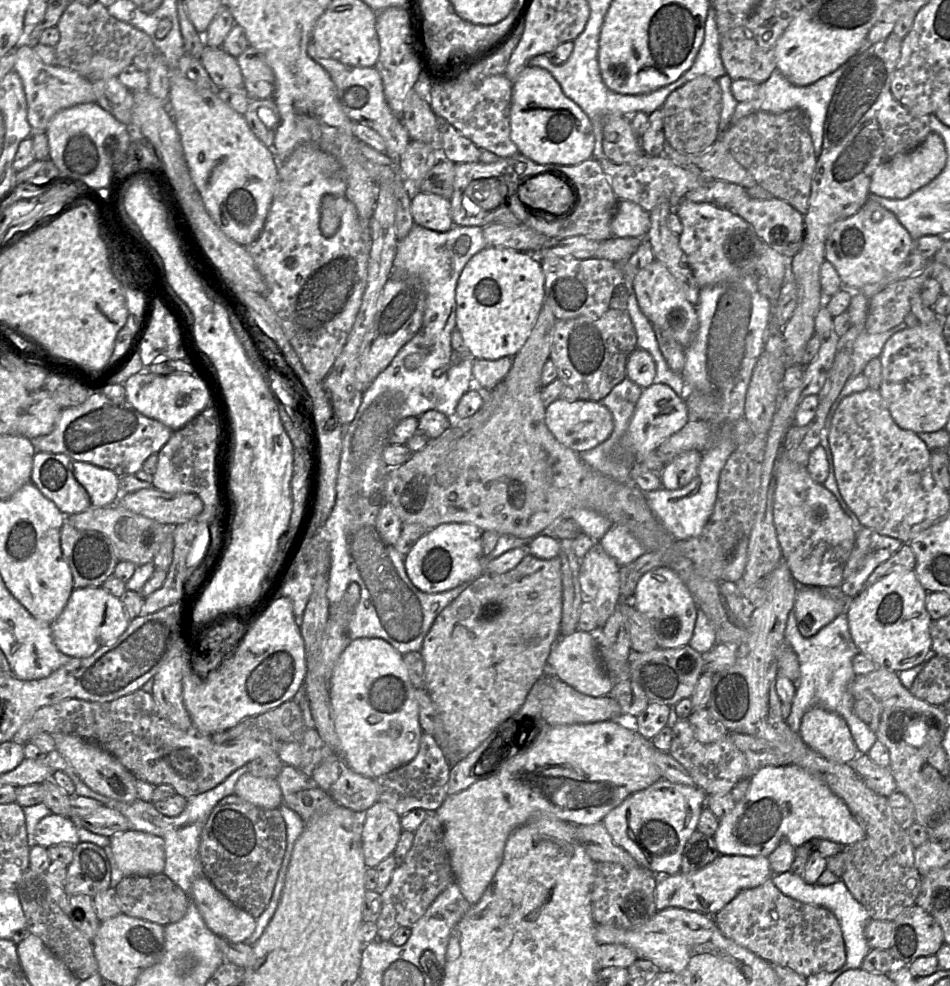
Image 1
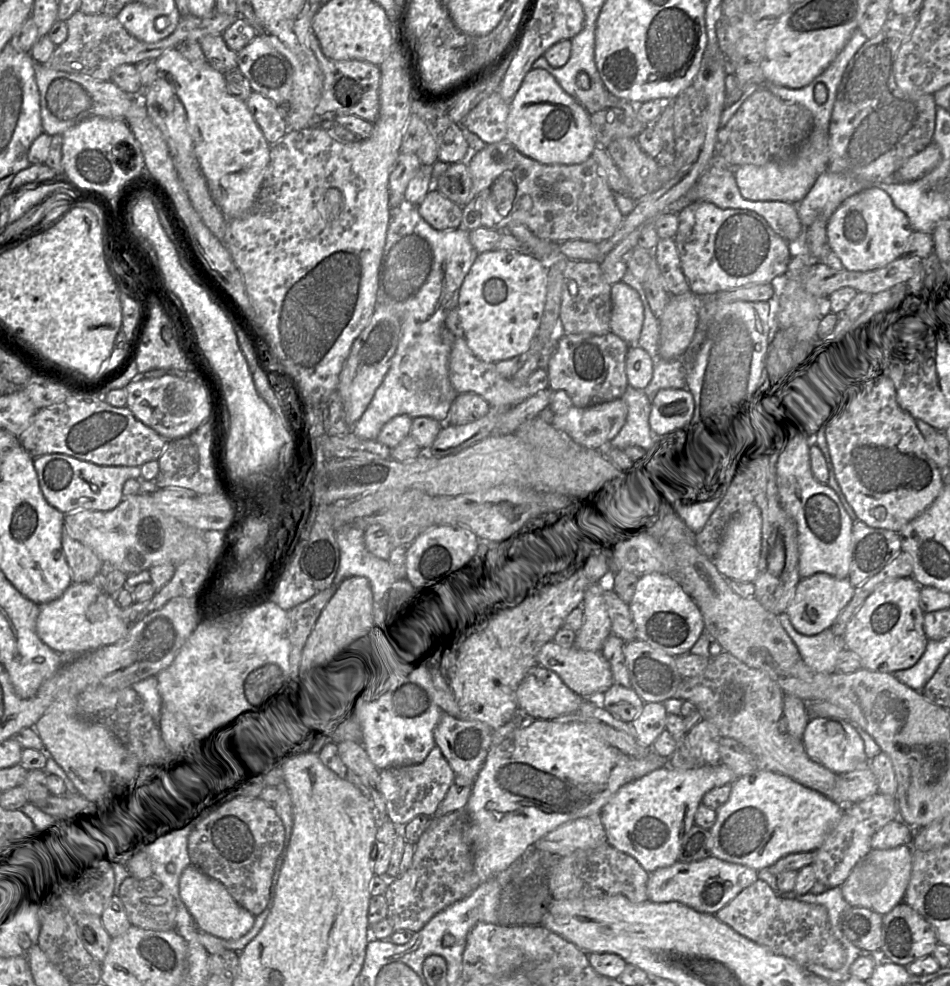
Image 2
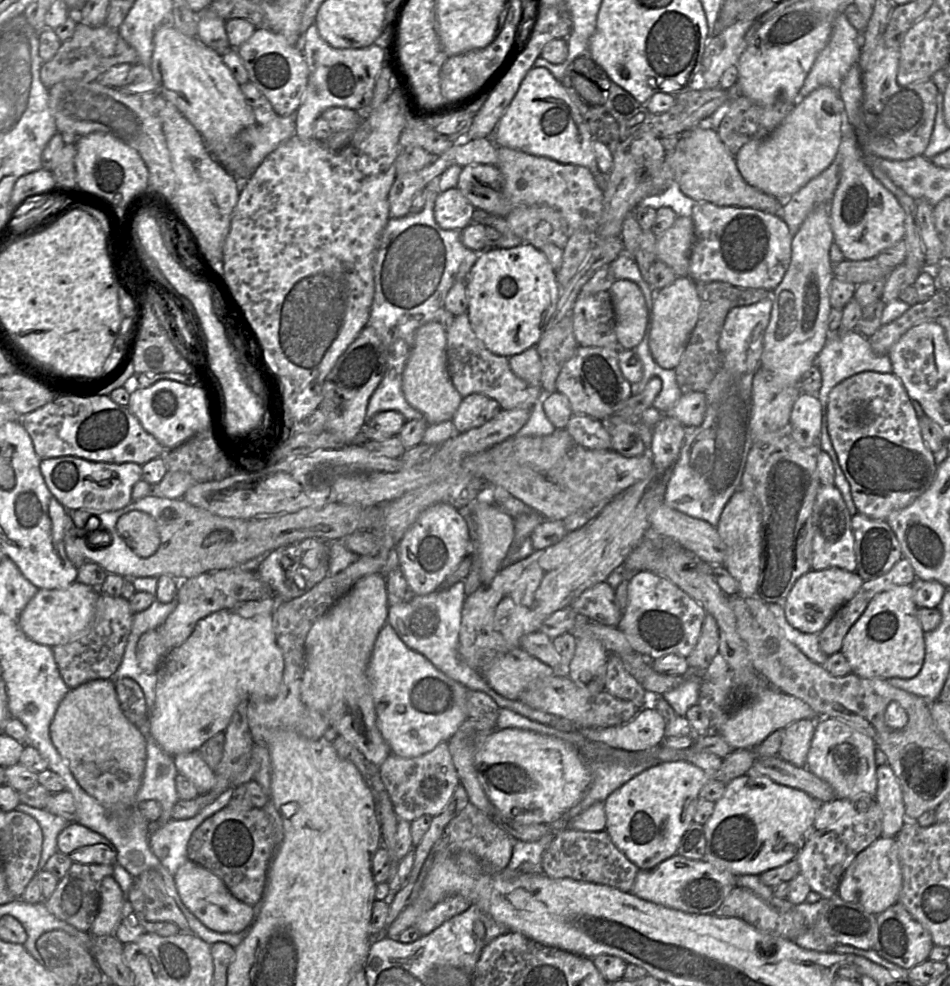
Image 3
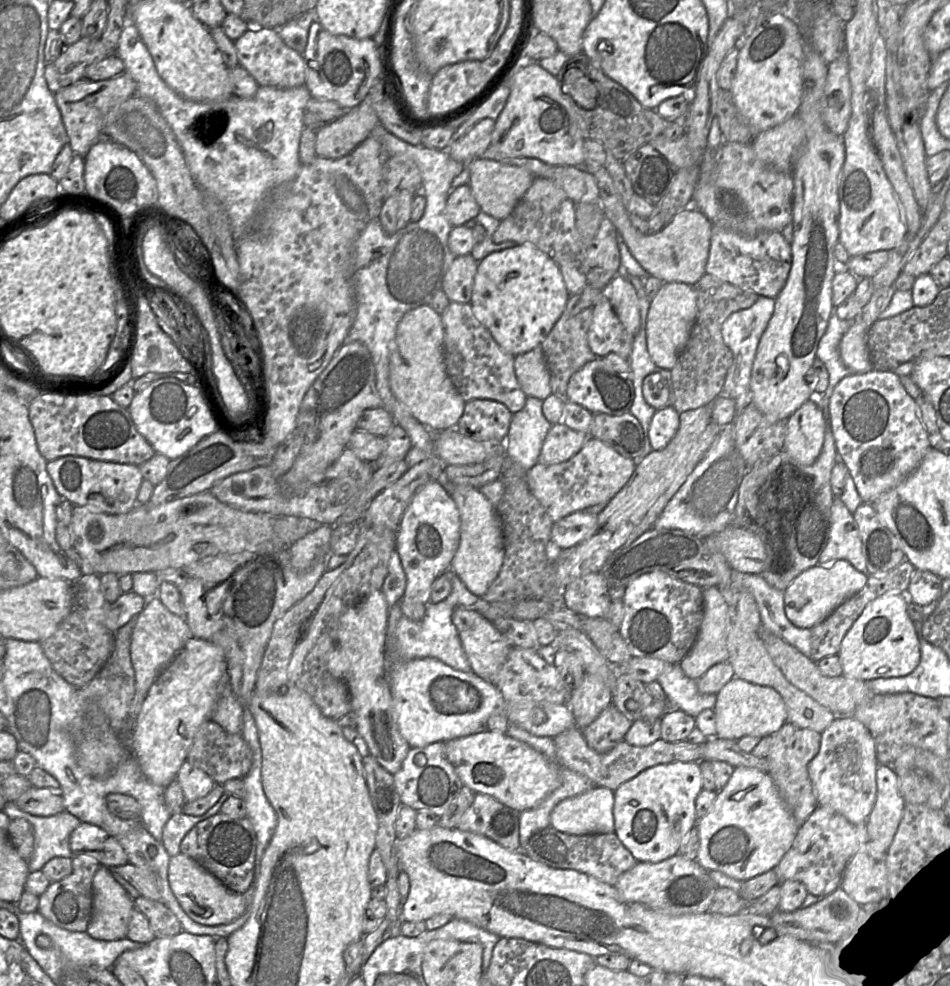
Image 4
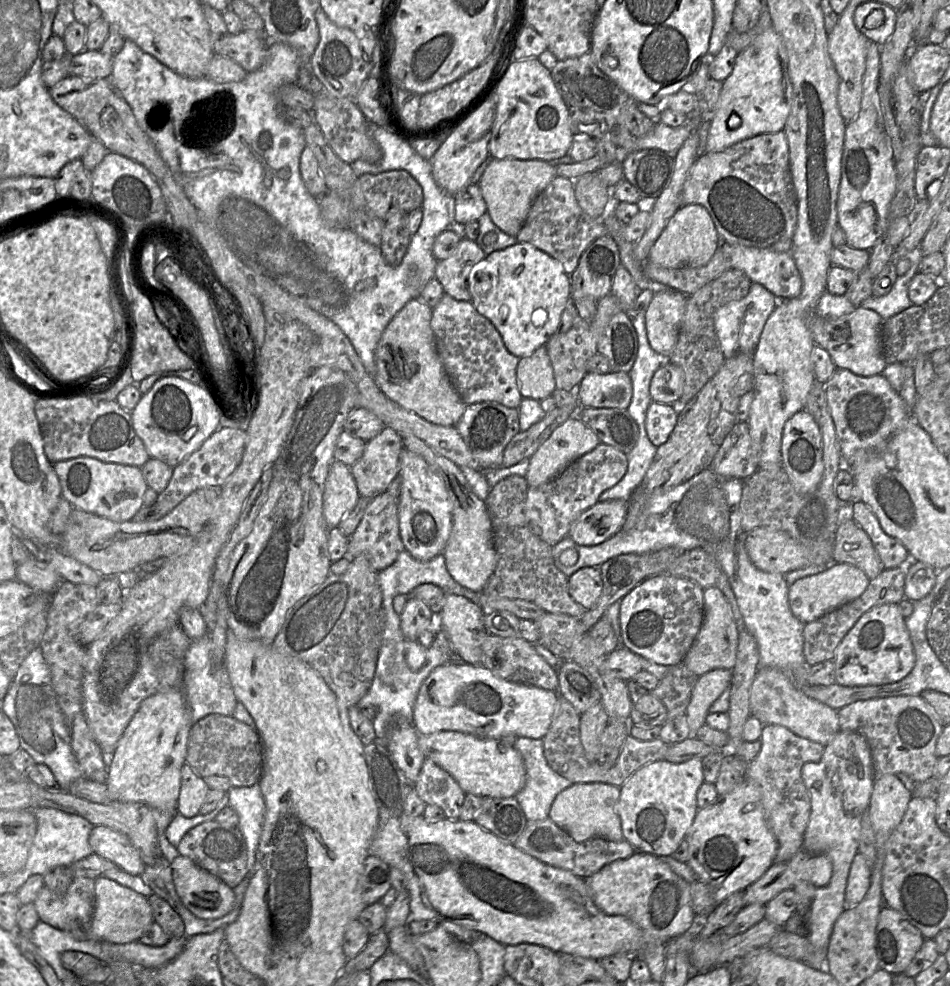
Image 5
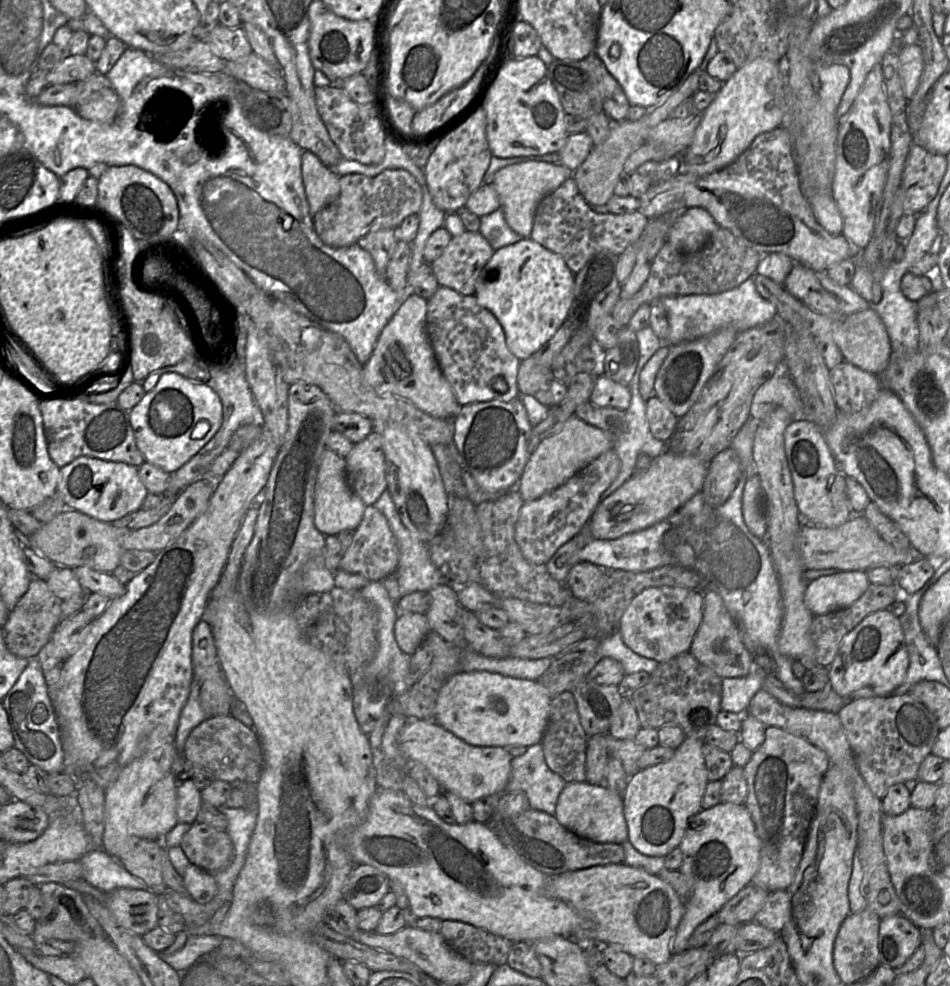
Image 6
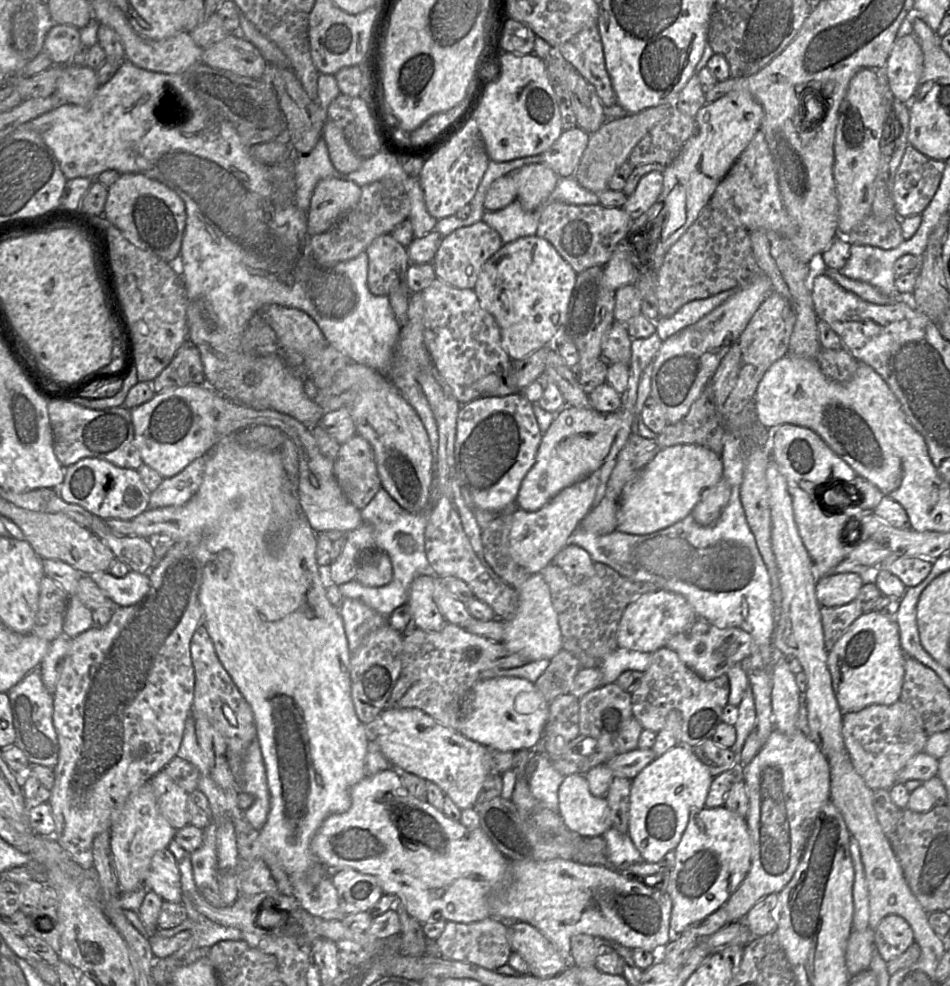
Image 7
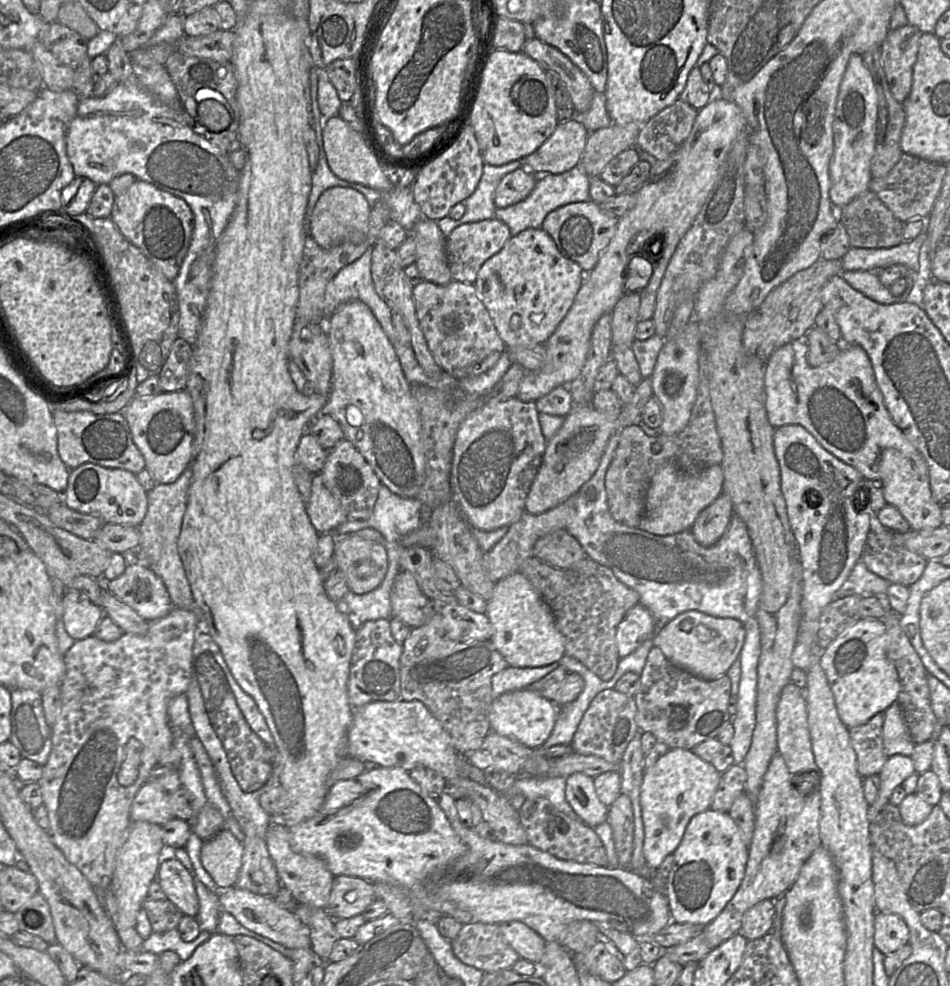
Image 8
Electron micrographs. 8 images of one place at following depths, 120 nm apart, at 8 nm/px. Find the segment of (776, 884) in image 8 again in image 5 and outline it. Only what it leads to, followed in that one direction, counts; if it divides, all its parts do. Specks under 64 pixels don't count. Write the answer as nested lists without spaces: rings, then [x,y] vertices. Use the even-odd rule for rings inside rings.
[[[777,724],[764,725],[760,741],[760,752],[747,763],[745,774],[761,789],[765,818],[778,843],[774,863],[780,863],[791,859],[803,849],[804,833],[811,814],[811,801],[801,770],[806,763],[818,762],[825,746]]]

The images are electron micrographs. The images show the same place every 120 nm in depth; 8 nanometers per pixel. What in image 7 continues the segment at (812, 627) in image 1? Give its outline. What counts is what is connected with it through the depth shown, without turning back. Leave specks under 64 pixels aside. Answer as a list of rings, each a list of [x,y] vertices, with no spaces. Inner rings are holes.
[[[837,573],[817,580],[815,592],[820,607],[839,607],[853,601],[864,585],[856,573]]]

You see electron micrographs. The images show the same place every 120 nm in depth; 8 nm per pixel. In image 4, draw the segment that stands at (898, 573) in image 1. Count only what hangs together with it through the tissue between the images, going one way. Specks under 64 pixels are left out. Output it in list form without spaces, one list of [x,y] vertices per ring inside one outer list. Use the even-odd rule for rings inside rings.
[[[886,593],[871,601],[844,636],[839,653],[843,676],[863,681],[903,677],[919,665],[921,650],[910,619],[906,593]]]

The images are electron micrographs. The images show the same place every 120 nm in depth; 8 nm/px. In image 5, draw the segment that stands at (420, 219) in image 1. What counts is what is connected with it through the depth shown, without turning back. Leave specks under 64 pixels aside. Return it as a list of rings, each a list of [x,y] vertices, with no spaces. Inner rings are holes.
[[[469,184],[452,196],[454,196],[454,221],[458,223],[478,221],[487,211],[487,205],[478,184]]]

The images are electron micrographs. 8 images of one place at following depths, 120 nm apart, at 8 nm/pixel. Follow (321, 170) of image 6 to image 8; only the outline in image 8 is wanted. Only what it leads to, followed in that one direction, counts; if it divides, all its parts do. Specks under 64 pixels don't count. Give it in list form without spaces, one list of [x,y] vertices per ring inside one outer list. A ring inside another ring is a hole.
[[[331,187],[324,191],[315,204],[310,226],[310,236],[323,248],[341,243],[362,242],[368,232],[371,207],[365,196],[350,187]]]

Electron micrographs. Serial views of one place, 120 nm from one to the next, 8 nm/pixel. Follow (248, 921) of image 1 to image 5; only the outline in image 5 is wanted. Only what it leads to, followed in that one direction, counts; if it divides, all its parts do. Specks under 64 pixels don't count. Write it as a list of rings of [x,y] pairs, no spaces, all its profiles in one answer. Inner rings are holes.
[[[179,855],[171,863],[171,873],[175,890],[185,907],[196,917],[215,920],[227,915],[234,907],[235,894],[217,876],[201,868],[190,858]]]

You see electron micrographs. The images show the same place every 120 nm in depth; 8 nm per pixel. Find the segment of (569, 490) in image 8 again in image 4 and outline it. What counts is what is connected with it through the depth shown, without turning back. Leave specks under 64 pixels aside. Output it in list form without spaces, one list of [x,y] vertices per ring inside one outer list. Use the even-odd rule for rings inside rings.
[[[563,422],[553,424],[542,445],[538,462],[552,465],[569,460],[581,450],[588,437],[591,436],[575,431]]]

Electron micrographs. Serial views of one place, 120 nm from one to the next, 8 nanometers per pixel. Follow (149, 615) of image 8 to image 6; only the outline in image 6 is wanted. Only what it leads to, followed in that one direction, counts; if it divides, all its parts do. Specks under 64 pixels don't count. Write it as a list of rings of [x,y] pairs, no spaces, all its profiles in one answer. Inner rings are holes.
[[[84,566],[72,569],[81,586],[88,593],[96,592],[116,598],[126,592],[126,585],[120,583],[112,573],[100,572]]]

